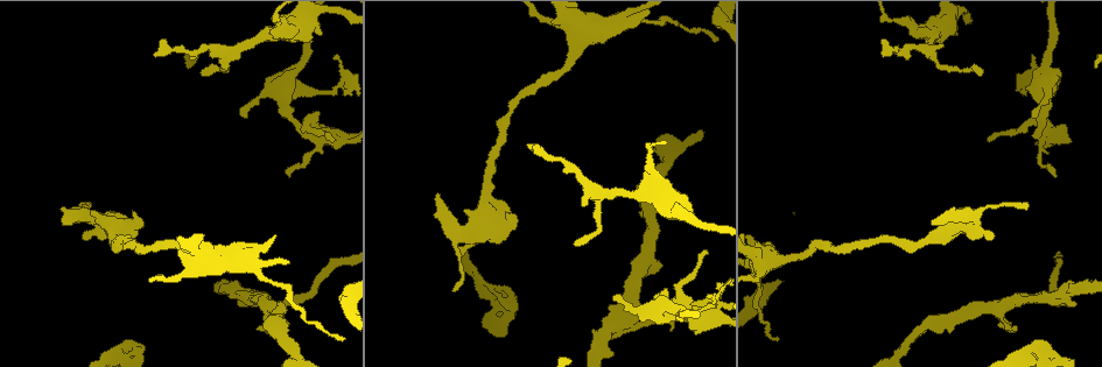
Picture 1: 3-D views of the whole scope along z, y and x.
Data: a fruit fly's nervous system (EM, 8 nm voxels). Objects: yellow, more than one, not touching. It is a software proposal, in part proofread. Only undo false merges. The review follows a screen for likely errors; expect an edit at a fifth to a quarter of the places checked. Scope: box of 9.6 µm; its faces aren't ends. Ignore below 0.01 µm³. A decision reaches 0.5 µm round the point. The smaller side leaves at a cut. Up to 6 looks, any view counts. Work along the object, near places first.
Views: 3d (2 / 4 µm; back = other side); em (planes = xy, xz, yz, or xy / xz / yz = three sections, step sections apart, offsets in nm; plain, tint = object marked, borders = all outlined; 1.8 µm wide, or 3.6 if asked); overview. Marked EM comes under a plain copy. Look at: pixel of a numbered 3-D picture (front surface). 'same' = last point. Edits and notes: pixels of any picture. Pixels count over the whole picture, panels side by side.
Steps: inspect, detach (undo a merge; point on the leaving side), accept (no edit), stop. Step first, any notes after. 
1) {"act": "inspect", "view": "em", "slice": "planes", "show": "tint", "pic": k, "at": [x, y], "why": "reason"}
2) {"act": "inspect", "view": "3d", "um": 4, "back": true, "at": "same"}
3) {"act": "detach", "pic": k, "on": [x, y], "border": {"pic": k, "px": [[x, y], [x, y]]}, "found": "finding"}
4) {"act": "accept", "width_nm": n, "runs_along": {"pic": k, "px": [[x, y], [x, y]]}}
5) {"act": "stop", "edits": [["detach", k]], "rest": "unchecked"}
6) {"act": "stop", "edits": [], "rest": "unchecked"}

{"act": "inspect", "view": "em", "slice": "planes", "show": "borders", "pic": 1, "at": [108, 222]}

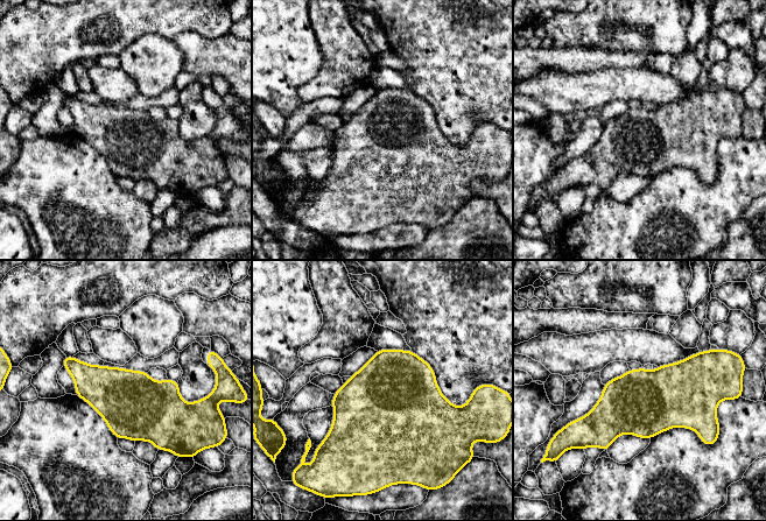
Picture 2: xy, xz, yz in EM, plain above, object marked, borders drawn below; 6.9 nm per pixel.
{"act": "accept", "found": "all the same neuron"}

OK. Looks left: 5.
{"act": "inspect", "view": "3d", "um": 4, "pic": 1, "at": [1058, 299], "why": "arms part here"}

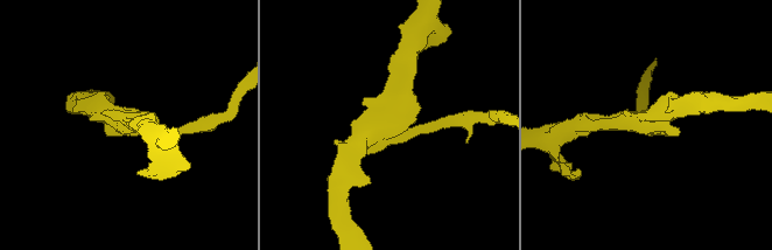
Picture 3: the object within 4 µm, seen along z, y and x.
{"act": "inspect", "view": "em", "slice": "yz", "step": 8, "show": "tint", "pic": 3, "at": [391, 125]}

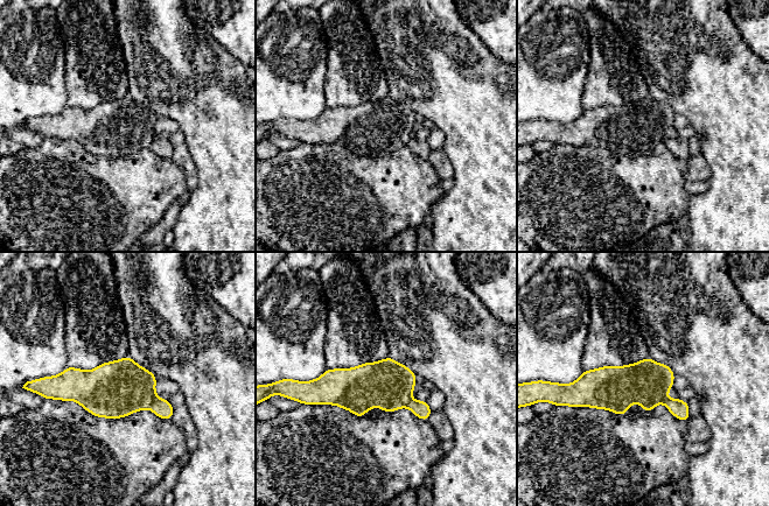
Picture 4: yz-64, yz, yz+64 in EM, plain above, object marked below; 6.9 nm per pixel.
{"act": "detach", "pic": 4, "on": [162, 408], "border": {"pic": 4, "px": [[156, 396], [148, 408]]}, "found": "two neurons meet here"}

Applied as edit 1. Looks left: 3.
{"act": "inspect", "view": "overview", "why": "redraw"}

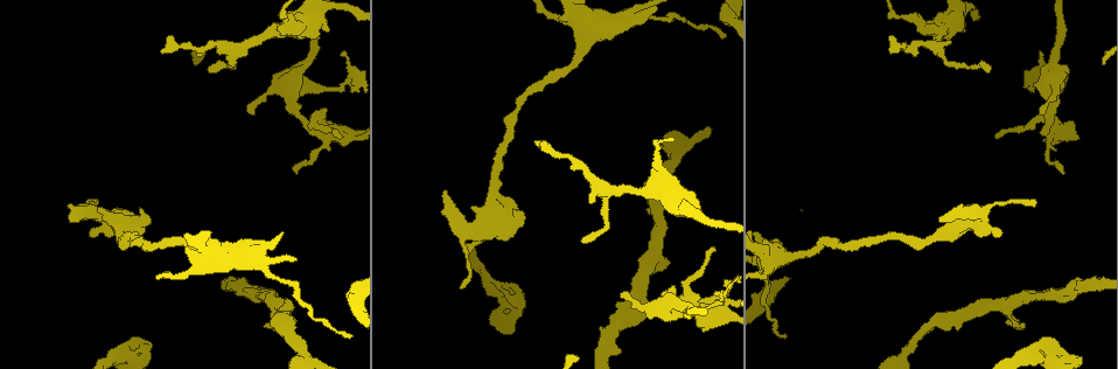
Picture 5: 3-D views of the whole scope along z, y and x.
{"act": "inspect", "view": "em", "slice": "planes", "show": "tint", "pic": 5, "at": [665, 194], "why": "sudden change in width"}

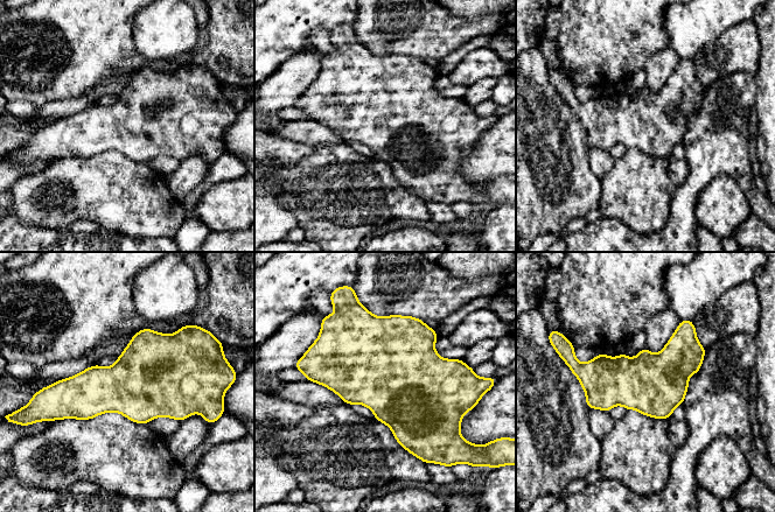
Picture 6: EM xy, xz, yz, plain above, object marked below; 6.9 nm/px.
{"act": "accept", "found": "all the same neuron"}

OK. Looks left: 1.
{"act": "stop", "edits": [["detach", 4]], "rest": "unchecked"}

